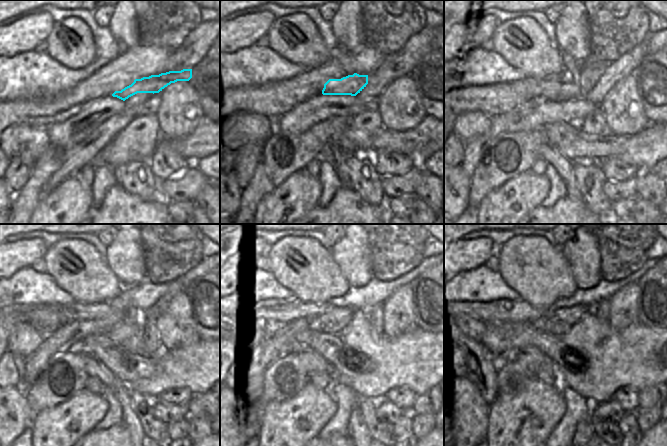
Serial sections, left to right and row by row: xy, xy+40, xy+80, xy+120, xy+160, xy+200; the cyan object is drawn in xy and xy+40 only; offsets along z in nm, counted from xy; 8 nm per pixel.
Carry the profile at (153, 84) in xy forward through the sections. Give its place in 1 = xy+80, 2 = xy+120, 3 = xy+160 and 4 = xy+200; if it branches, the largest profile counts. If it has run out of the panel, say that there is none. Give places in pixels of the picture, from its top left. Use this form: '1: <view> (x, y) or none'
1: xy+80 (551, 88)
2: xy+120 (76, 311)
3: xy+160 (275, 311)
4: xy+200 (501, 310)

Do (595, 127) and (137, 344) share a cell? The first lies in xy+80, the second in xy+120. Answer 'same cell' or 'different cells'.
different cells

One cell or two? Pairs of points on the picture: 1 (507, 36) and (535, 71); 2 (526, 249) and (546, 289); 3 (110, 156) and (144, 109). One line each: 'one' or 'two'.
1: one
2: one
3: two

